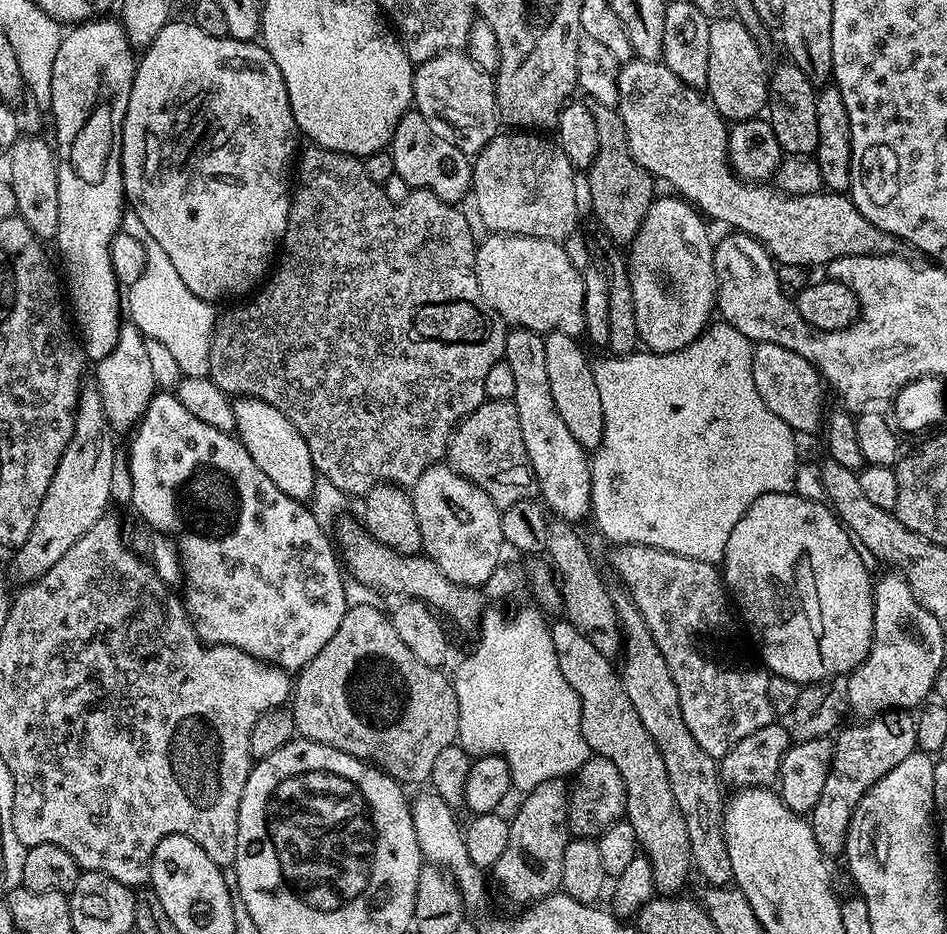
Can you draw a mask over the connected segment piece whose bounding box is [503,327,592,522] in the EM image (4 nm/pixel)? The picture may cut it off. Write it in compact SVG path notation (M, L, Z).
M513 327L504 338L503 360L514 374L512 401L518 410L518 422L522 422L522 442L526 442L530 466L536 475L539 499L555 519L580 522L583 516L587 517L592 511L592 466L589 453L578 446L578 442L570 435L566 422L562 422L562 414L558 414L558 406L554 406L554 398L550 398L544 336L539 332L531 332L529 328Z

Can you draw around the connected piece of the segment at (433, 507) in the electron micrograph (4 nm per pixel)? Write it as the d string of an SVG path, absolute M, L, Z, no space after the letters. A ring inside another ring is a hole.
M444 462L431 464L420 481L411 485L410 495L414 502L414 514L418 514L418 530L422 530L423 555L433 560L442 570L442 574L450 578L450 582L471 588L487 585L494 570L502 563L500 551L505 551L506 548L502 538L501 509L497 508L479 486L469 482L465 476L458 474Z

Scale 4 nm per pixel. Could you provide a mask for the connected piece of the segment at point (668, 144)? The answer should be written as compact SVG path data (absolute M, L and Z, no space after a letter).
M631 59L621 63L618 74L618 111L626 126L630 154L657 181L665 180L673 193L687 200L709 221L729 224L729 229L752 236L777 265L789 264L792 268L812 268L815 264L827 266L834 258L847 256L890 256L901 251L901 241L878 230L854 206L847 195L821 190L805 196L788 196L764 182L749 182L732 171L728 162L729 125L716 113L711 100L697 89L686 86L678 74L671 72L660 60Z

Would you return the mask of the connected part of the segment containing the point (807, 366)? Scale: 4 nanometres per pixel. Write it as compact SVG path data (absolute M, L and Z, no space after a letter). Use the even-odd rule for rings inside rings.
M756 344L752 350L752 369L754 370L754 386L758 386L758 394L762 394L762 402L782 422L791 426L793 432L821 431L826 420L826 407L824 408L825 385L816 367L806 358L794 354L794 350L786 350L786 346L773 344Z

